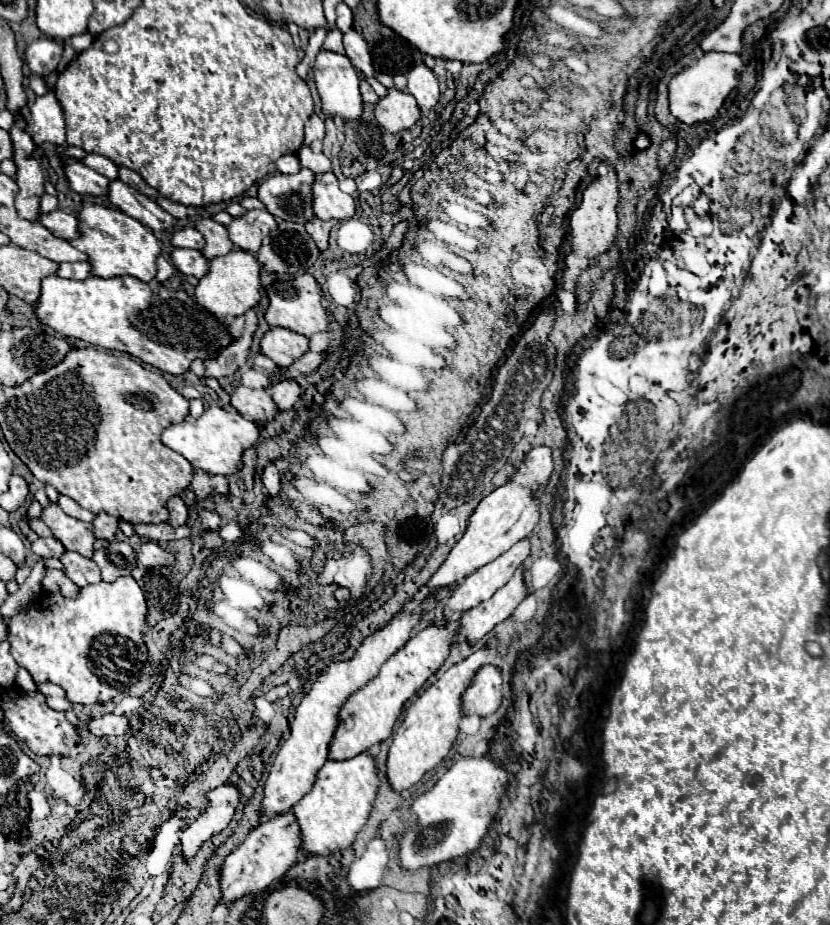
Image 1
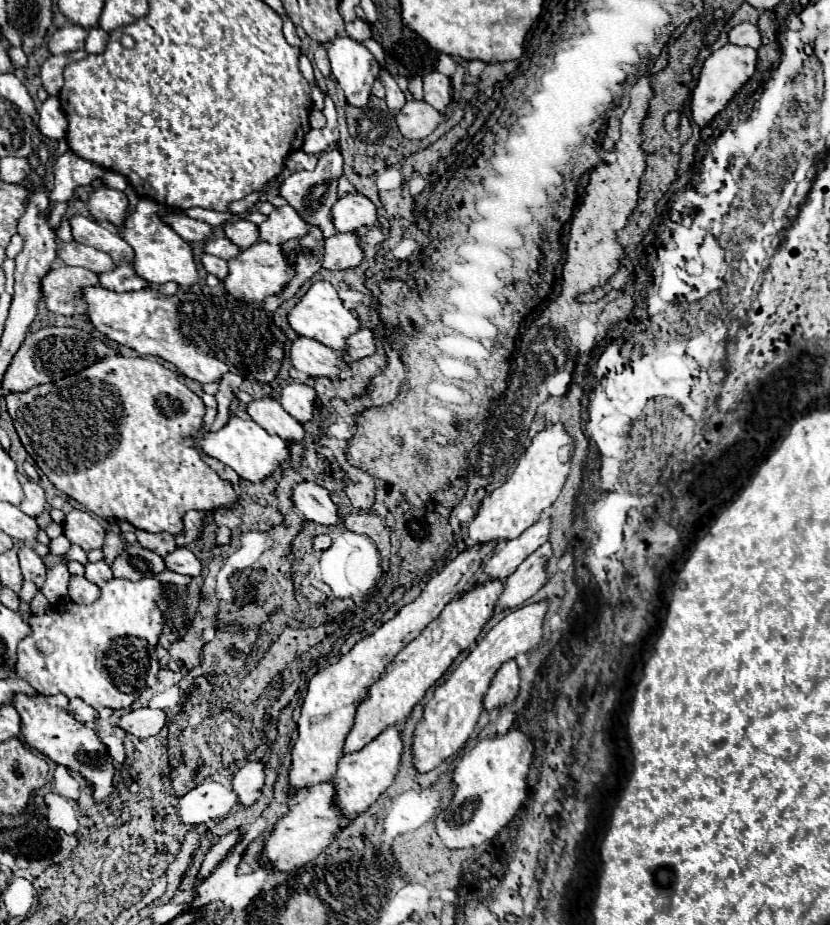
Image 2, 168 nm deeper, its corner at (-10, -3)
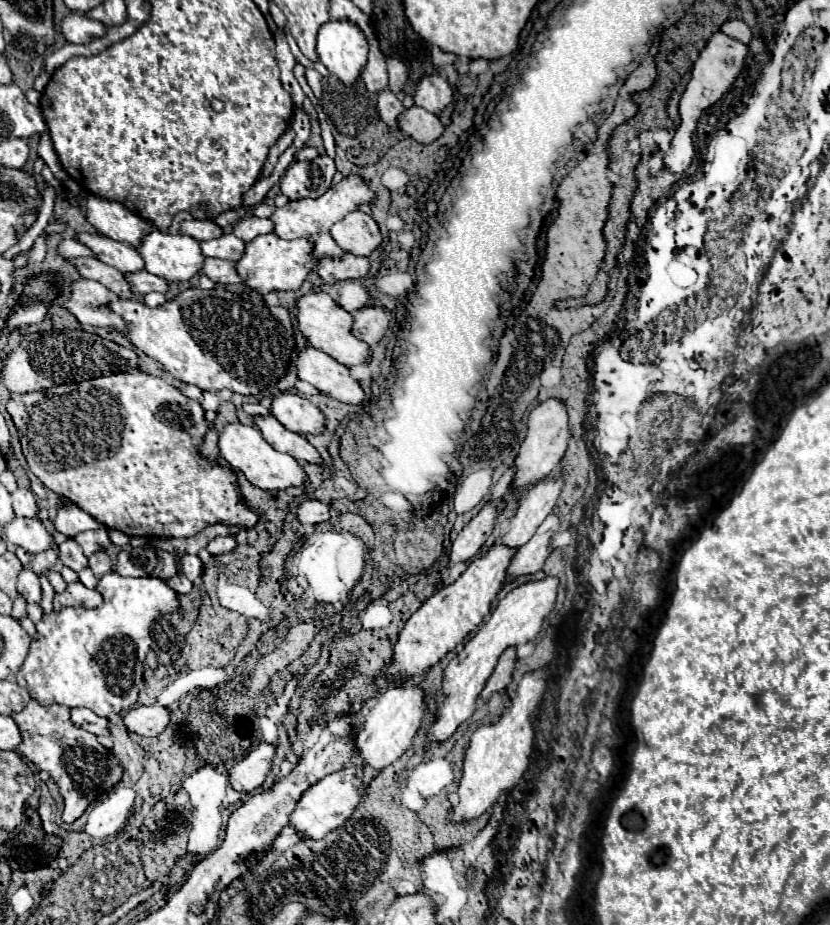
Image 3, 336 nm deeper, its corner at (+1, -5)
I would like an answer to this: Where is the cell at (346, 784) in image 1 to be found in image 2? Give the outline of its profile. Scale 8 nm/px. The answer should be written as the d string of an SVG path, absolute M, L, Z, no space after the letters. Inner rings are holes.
M388 727L364 749L350 755L342 755L342 759L338 761L338 771L332 779L332 785L336 789L334 805L338 807L344 819L352 819L366 813L370 805L374 805L378 797L394 783L400 755L402 755L402 741L400 741L400 731L396 727Z

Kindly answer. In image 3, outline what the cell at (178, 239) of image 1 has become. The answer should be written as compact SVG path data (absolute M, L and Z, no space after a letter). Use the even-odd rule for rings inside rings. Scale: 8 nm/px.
M227 233L217 239L209 239L209 241L201 243L205 257L219 257L219 259L229 259L229 261L239 261L239 257L243 257L245 247L247 247L247 243L237 239L233 233Z

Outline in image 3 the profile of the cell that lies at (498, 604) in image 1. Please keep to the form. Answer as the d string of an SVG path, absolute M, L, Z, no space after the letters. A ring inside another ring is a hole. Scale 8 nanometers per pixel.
M551 513L539 525L539 529L535 531L535 535L523 547L519 547L519 551L515 553L515 557L513 557L507 573L511 577L537 573L543 567L543 563L549 557L549 553L551 553L549 543L551 543L551 537L557 531L559 531L559 517L555 513Z

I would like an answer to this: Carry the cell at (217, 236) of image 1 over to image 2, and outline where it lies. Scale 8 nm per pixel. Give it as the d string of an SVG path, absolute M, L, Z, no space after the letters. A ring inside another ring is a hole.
M238 219L238 221L228 221L224 223L224 235L230 239L236 247L246 249L258 241L258 227L250 221Z

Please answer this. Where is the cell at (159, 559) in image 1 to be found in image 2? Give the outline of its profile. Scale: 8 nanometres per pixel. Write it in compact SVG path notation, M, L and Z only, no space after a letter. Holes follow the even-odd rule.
M178 547L172 553L168 553L164 557L164 565L166 565L166 569L170 569L174 573L182 573L182 575L190 575L190 577L196 577L202 571L200 561L186 547Z

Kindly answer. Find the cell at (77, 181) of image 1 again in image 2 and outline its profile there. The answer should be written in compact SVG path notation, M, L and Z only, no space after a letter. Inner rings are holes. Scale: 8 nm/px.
M98 177L90 183L92 193L88 193L86 205L88 211L92 213L94 219L98 221L110 221L116 227L124 223L126 215L128 215L128 199L122 191L118 189L110 189L104 185L104 181Z

